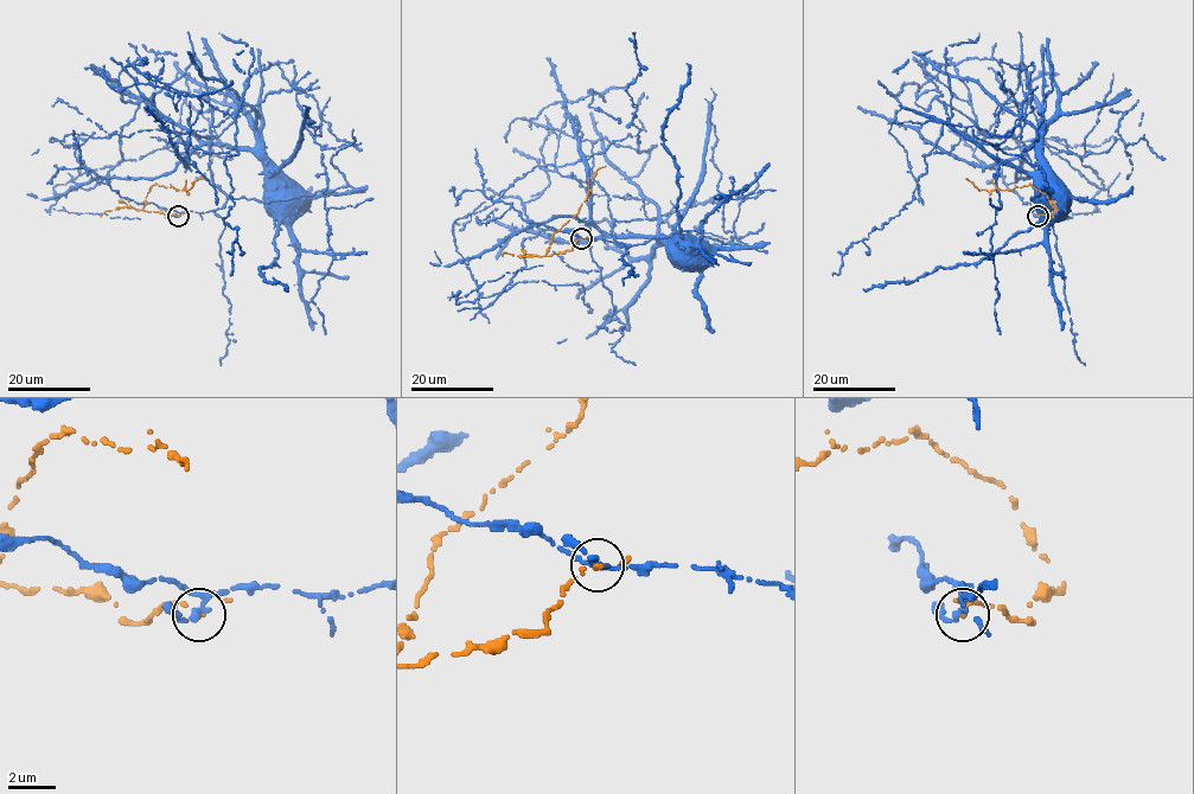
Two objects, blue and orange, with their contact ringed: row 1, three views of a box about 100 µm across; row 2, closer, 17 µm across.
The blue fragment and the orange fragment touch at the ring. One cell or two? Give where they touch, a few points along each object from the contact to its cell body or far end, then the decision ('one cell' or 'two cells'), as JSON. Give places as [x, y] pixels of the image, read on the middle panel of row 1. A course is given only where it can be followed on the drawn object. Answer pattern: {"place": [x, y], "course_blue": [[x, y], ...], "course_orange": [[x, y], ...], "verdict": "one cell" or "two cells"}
{"place": [581, 238], "course_blue": [[581, 238], [606, 239], [625, 248], [653, 237], [671, 236], [666, 247], [672, 247]], "course_orange": [[581, 238], [570, 249], [547, 256], [551, 235], [579, 211], [587, 196], [589, 179], [606, 166]], "verdict": "two cells"}

